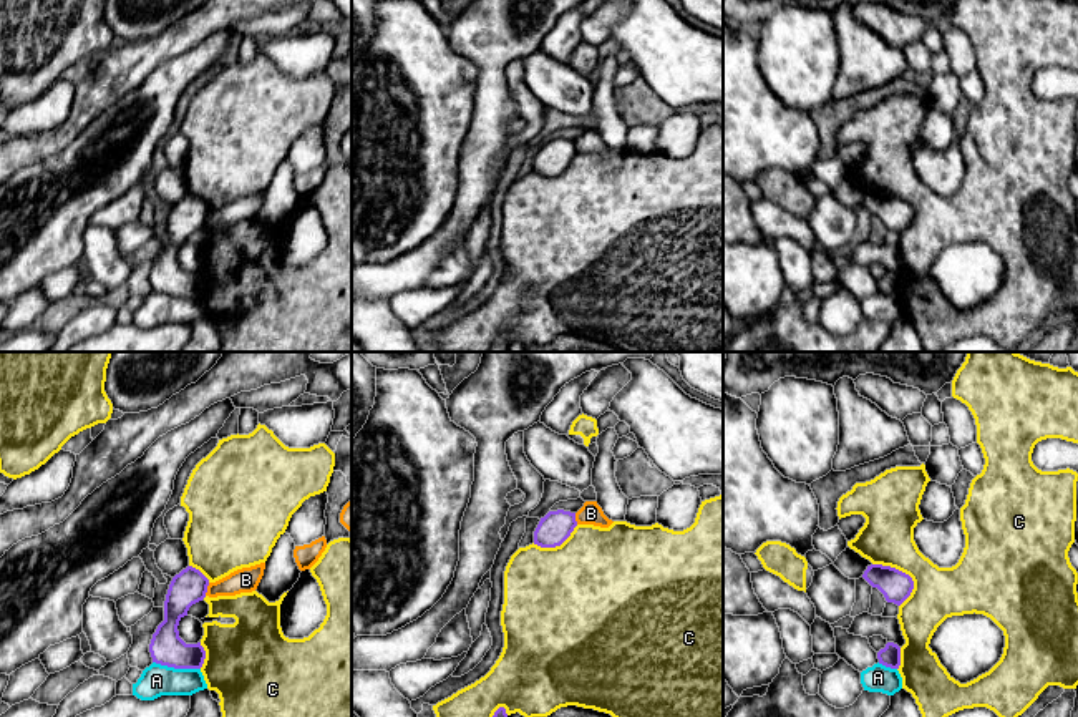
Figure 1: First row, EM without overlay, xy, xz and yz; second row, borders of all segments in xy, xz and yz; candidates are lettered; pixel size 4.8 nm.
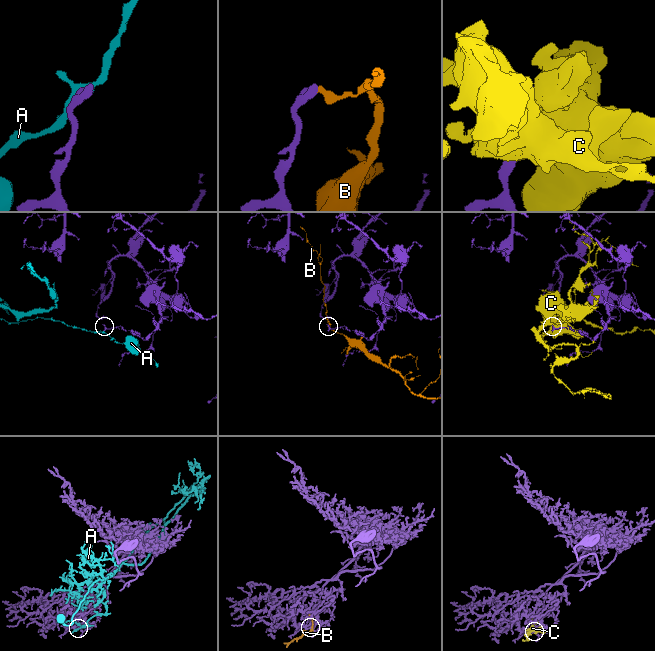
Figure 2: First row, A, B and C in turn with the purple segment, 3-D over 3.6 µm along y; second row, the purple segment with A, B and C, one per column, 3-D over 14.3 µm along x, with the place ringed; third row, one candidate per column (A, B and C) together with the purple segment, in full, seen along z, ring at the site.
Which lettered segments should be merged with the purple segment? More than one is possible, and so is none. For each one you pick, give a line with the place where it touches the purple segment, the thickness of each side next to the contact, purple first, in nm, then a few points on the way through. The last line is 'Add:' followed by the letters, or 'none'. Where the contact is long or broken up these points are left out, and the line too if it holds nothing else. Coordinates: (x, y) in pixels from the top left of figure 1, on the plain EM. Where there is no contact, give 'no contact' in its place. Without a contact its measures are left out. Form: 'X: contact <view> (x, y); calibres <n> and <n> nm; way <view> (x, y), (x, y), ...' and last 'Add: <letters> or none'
Add: none

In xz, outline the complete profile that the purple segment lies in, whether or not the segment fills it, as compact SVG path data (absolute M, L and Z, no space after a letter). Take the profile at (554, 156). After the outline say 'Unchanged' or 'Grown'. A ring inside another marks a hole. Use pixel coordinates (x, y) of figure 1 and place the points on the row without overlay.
M557 138L541 146L534 159L534 173L541 176L561 174L577 154L575 141Z. Unchanged

